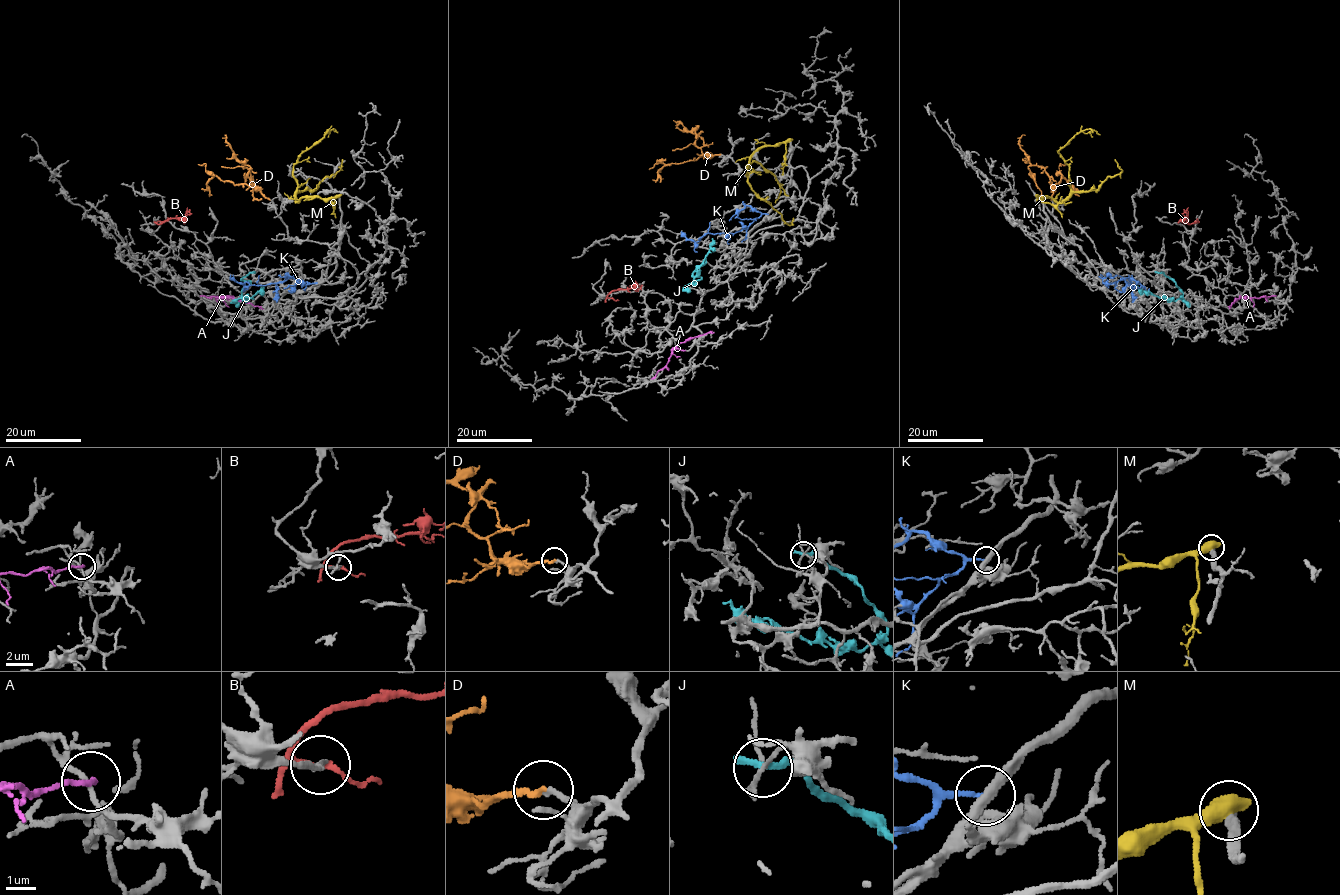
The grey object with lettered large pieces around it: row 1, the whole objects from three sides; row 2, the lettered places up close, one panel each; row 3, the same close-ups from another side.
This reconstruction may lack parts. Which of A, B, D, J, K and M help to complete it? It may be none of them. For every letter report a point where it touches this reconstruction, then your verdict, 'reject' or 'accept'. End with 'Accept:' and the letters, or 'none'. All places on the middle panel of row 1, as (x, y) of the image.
A: (654, 378) | reject
B: (611, 298) | reject
D: (720, 154) | accept
J: (706, 261) | reject
K: (767, 214) | reject
M: (789, 140) | reject
Accept: D

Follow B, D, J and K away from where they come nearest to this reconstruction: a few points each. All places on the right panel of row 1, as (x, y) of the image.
B: (1195, 221), (1188, 223), (1185, 217), (1188, 208)
D: (1051, 199), (1053, 186), (1045, 169), (1029, 166), (1040, 191), (1041, 200), (1039, 198)
J: (1159, 273), (1172, 279), (1182, 295), (1174, 300), (1135, 287)
K: (1110, 282), (1127, 278), (1130, 285), (1139, 282), (1128, 275)

